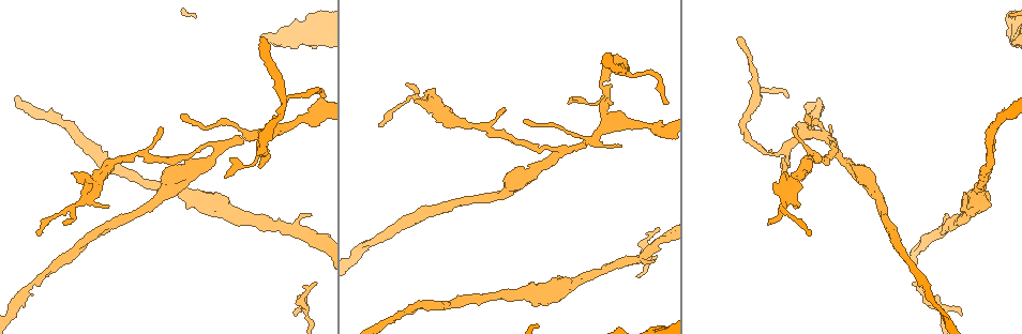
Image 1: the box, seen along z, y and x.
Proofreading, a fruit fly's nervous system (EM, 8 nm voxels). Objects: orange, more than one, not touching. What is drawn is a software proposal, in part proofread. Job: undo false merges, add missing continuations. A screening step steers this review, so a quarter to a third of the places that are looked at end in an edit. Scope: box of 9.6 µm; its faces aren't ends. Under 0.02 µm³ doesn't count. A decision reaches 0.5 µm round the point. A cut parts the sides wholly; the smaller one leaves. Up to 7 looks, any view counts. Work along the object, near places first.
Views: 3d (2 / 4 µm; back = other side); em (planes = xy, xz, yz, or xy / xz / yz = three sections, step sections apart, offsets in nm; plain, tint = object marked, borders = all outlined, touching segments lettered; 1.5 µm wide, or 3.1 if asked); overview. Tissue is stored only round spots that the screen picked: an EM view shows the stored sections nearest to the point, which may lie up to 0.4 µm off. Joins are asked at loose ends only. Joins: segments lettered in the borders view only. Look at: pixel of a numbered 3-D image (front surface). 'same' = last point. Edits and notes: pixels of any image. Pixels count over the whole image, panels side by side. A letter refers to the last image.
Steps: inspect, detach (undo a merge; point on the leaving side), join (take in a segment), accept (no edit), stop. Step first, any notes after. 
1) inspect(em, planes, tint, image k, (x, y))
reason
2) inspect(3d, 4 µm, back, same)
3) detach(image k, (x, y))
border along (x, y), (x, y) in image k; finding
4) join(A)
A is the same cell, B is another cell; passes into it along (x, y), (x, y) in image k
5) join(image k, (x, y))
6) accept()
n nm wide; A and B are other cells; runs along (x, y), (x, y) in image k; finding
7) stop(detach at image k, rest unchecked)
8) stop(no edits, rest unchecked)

inspect(em, xz, step 8, borders, image 1, (183, 113))
an open end

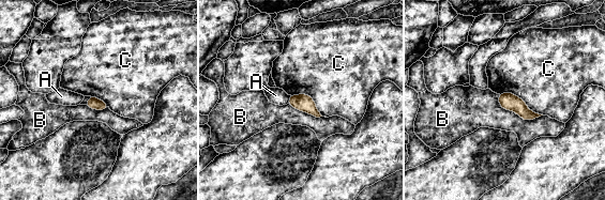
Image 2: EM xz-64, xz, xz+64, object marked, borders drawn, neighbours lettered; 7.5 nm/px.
accept()
A, B and C are other cells; border along (498, 94), (524, 119), (542, 116) in image 2; none of them fits

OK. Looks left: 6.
inspect(em, yz, step 4, tint, image 1, (267, 153))
a narrow waist

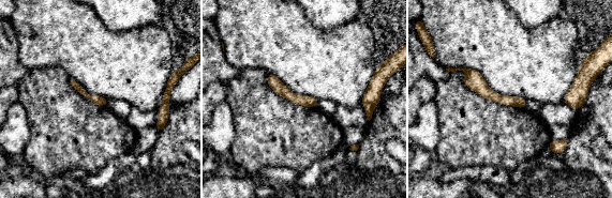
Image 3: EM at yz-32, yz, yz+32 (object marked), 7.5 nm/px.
inspect(em, planes, tint, same)

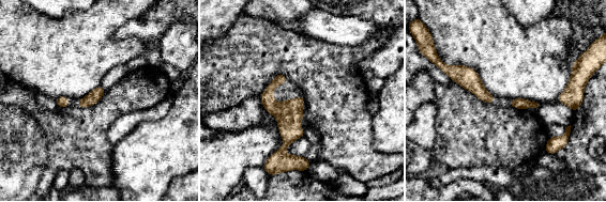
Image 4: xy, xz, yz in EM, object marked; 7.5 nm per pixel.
inspect(em, planes, borders, same)

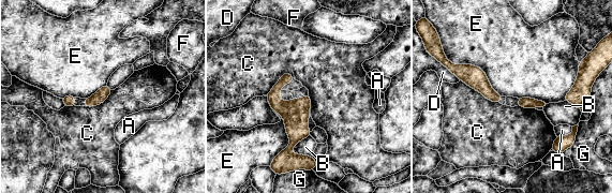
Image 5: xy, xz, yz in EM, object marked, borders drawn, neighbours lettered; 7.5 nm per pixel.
accept()
A, B, C, D, E, F and G are other cells; border along (460, 79), (486, 98), (498, 103) in image 5; continuous, no second neuron

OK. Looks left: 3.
inspect(3d, 2 µm, image 1, (108, 206))

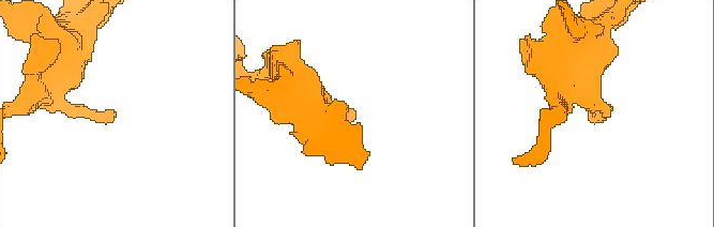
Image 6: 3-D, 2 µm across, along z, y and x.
inspect(em, xz, step 8, tint, image 6, (350, 109))
shape alone is not enough

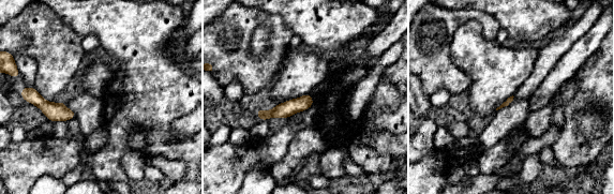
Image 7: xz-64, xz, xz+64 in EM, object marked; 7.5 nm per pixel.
inspect(em, planes, borders, same)
another direction

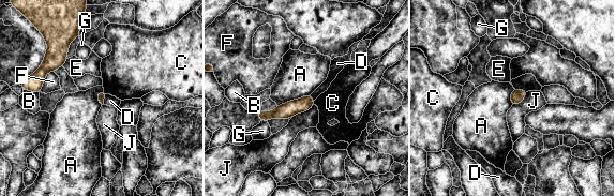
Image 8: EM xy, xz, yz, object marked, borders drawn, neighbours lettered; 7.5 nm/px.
accept()
A, B, C, D, E, F, G and J are other cells; runs along (311, 102), (285, 111), (260, 114) in image 8; no lettered segment goes on from it

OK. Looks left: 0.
stop(no edits, rest unchecked)

